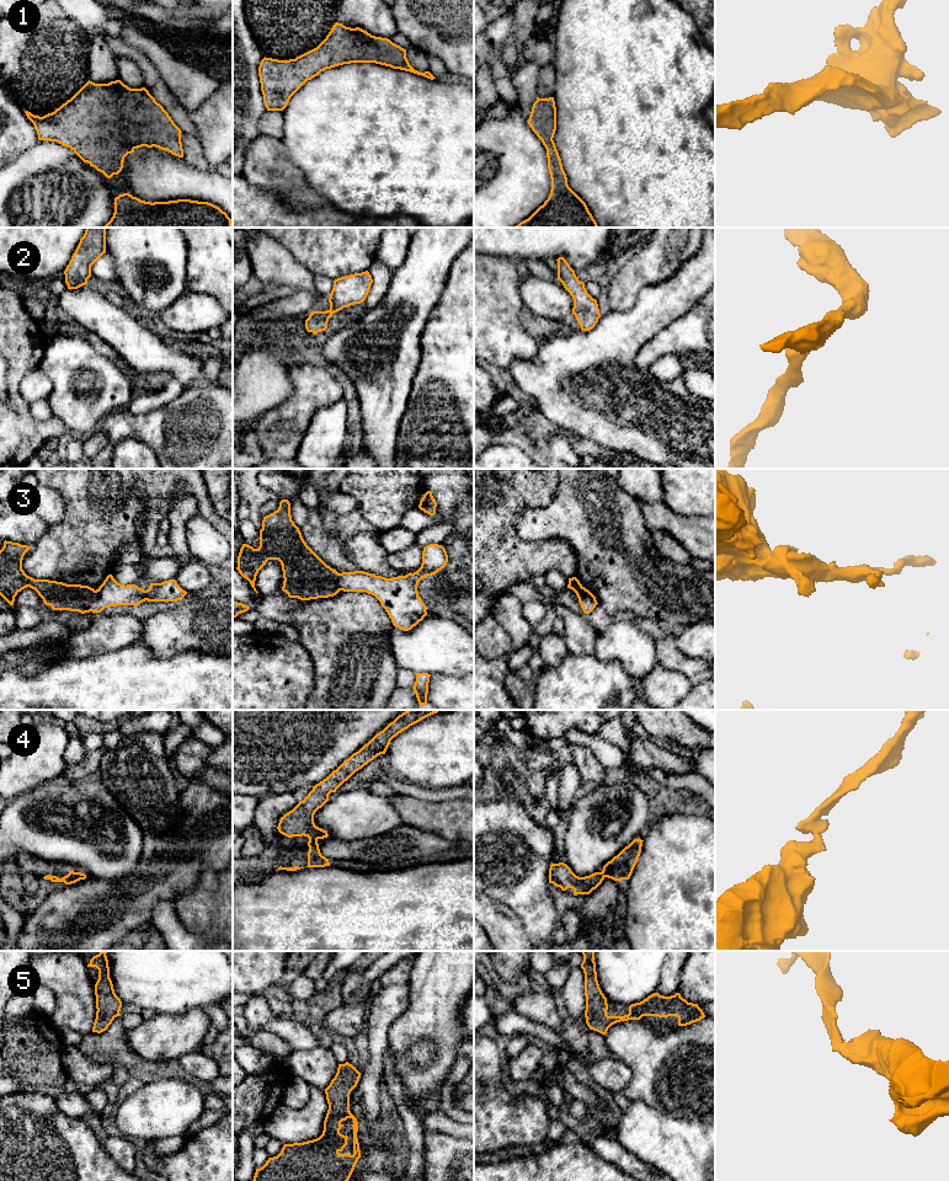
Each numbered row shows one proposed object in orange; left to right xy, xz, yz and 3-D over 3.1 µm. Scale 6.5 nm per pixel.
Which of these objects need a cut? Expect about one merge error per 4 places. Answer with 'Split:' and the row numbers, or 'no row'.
Split: no row

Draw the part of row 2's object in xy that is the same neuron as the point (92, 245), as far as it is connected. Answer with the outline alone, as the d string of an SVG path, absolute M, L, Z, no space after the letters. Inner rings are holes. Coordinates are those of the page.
M86 228L64 271L68 289L78 289L87 284L91 266L103 253L106 253L106 228Z

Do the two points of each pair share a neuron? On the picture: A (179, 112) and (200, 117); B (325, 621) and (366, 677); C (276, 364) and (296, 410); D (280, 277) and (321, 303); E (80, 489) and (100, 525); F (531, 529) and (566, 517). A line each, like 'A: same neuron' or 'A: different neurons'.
A: different neurons
B: same neuron
C: different neurons
D: same neuron
E: same neuron
F: same neuron

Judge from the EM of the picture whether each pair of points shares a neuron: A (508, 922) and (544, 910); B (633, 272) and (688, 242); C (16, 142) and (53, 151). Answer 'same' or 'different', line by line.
A: different
B: same
C: different

